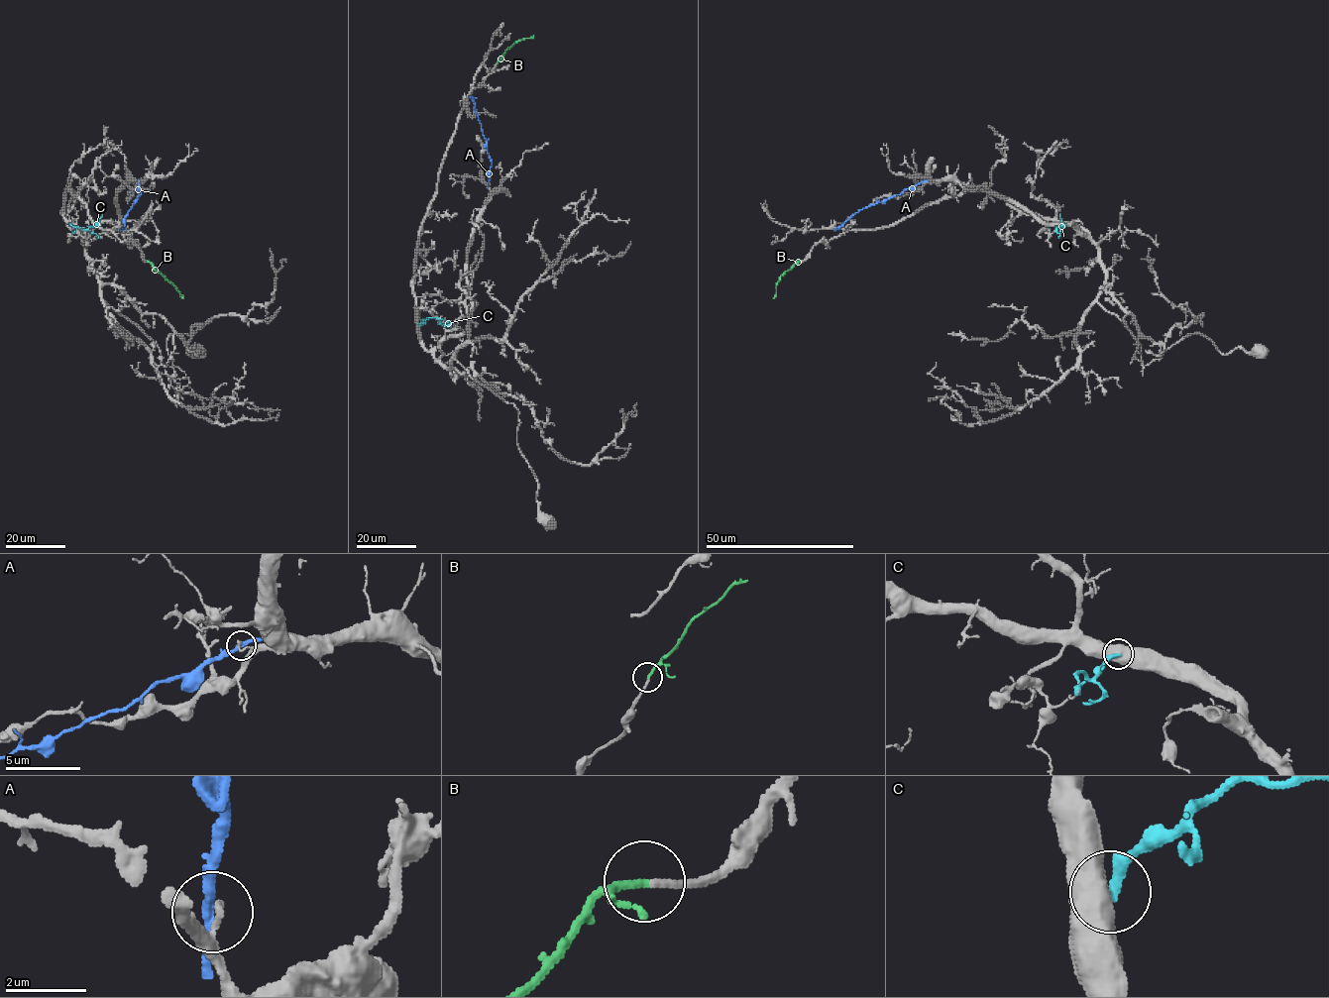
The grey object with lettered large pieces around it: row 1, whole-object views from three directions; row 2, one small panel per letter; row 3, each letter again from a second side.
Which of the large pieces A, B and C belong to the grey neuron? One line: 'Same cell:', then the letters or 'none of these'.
Same cell: B

